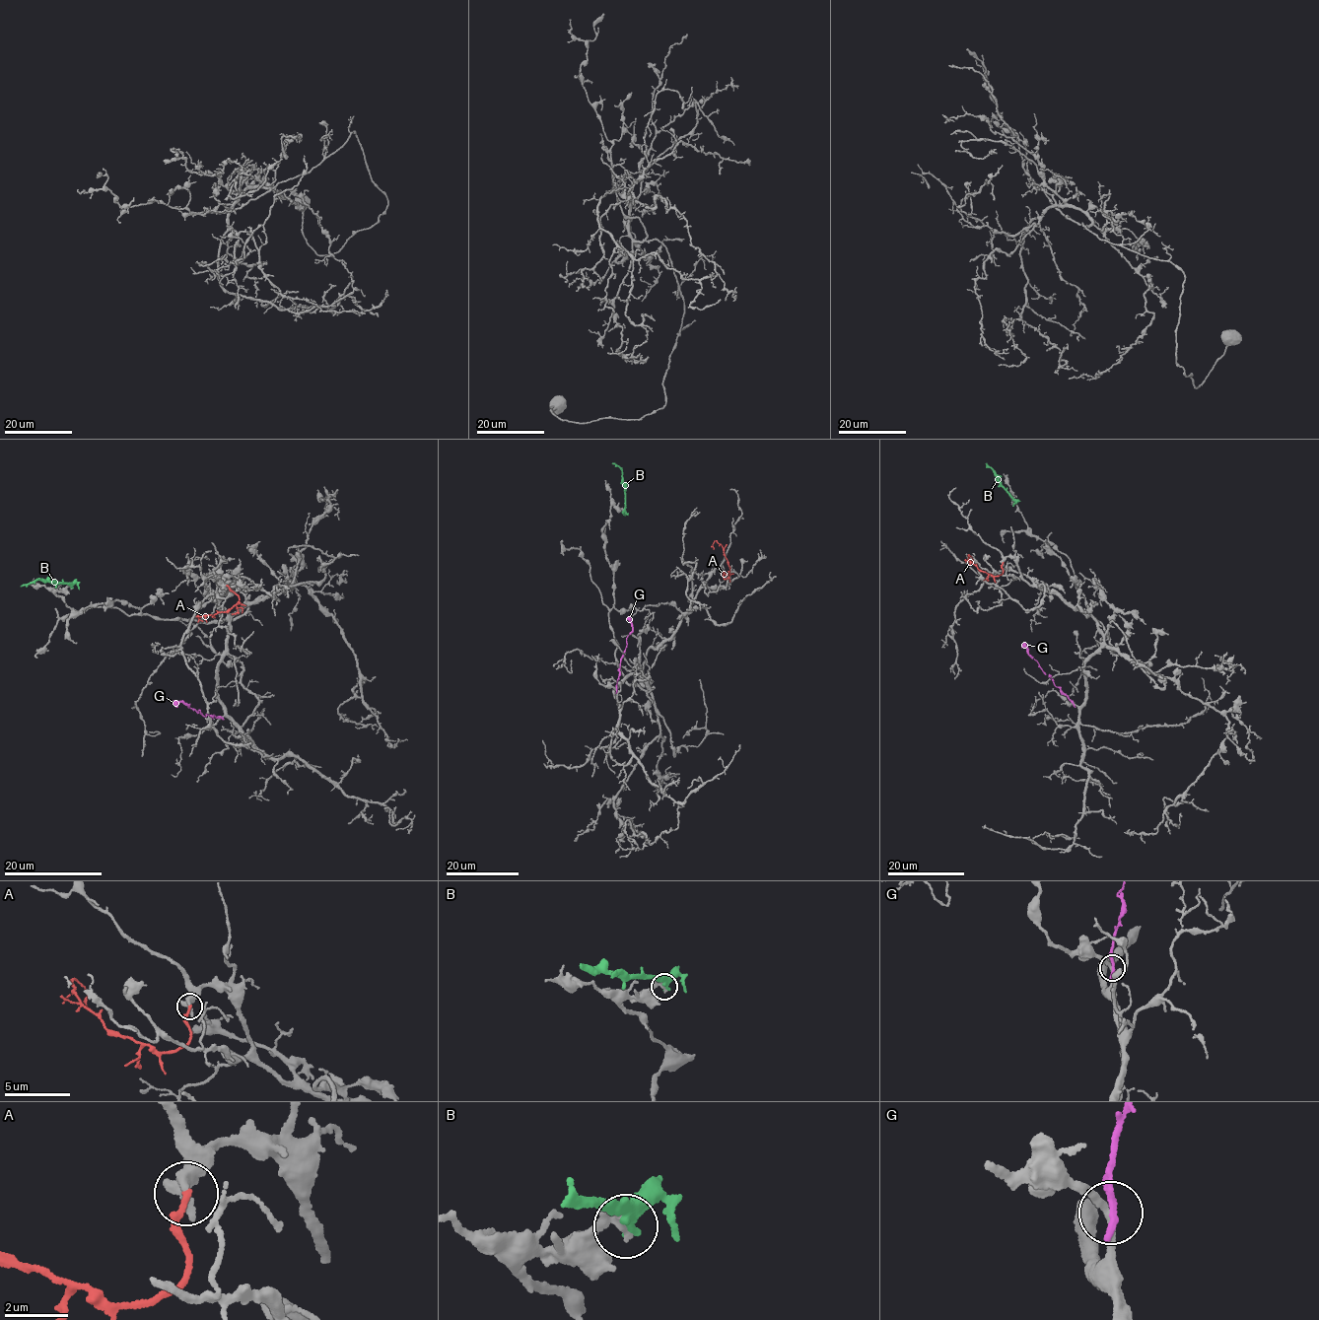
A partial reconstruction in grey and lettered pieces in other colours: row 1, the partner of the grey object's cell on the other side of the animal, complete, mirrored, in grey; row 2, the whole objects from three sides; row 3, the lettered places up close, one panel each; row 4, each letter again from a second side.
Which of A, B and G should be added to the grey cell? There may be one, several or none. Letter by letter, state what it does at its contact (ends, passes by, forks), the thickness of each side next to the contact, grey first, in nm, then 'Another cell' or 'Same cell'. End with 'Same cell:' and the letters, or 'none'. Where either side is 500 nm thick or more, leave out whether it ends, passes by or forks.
A: It ends there. Thickness 240 nm (grey) against 200 nm. Same cell
B: It passes by. Thickness 280 nm (grey) against 320 nm. Another cell
G: It ends there. Thickness 200 nm (grey) against 280 nm. Another cell
Same cell: A

